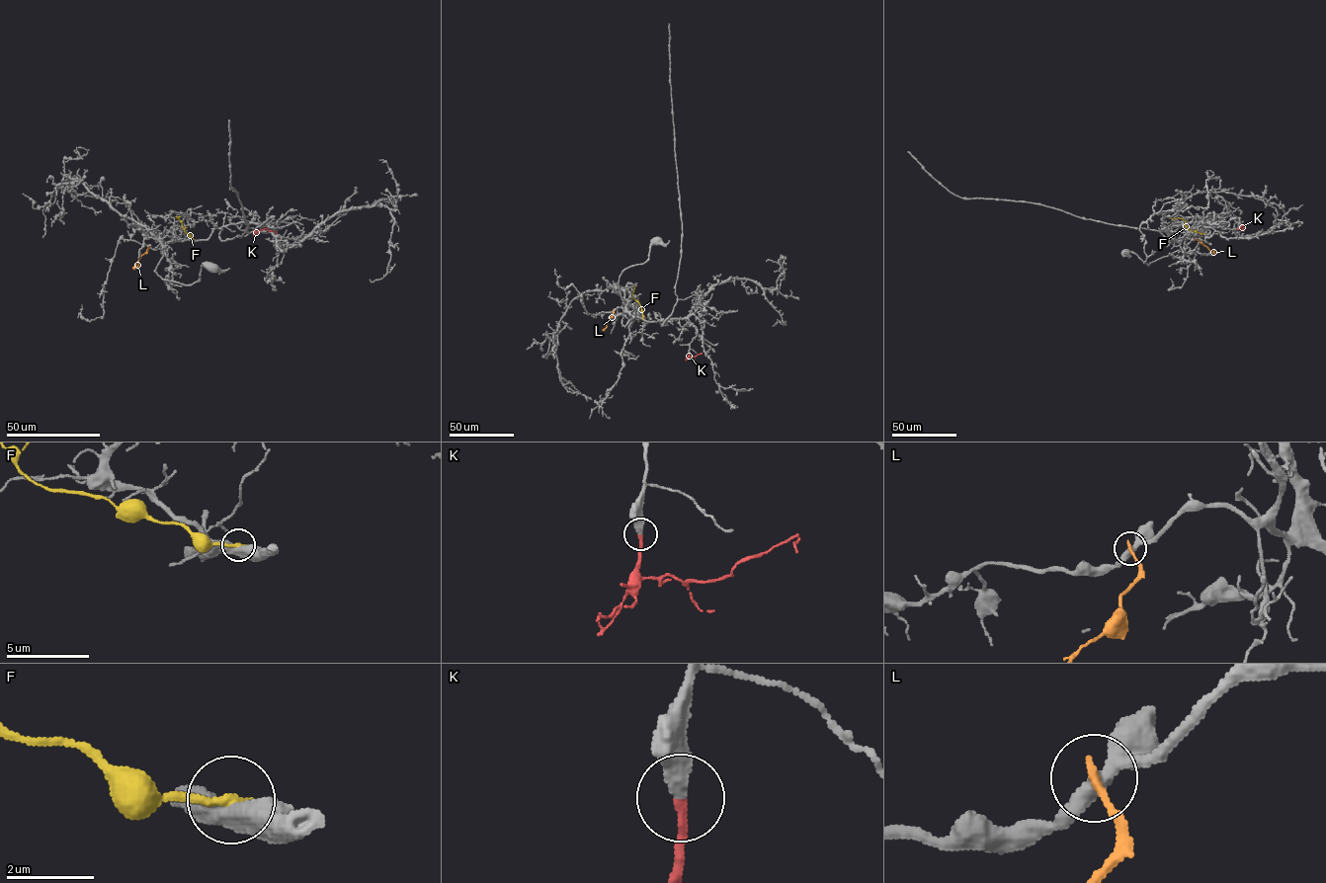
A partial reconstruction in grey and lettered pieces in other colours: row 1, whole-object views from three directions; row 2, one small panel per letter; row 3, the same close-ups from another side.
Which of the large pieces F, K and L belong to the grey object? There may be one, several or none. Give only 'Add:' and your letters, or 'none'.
Add: K

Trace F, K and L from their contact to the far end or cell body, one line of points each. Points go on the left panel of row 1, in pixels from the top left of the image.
F: (192, 239), (176, 216), (180, 216)
K: (258, 232), (267, 229), (276, 233)
L: (148, 246), (138, 260), (139, 266), (135, 264)

